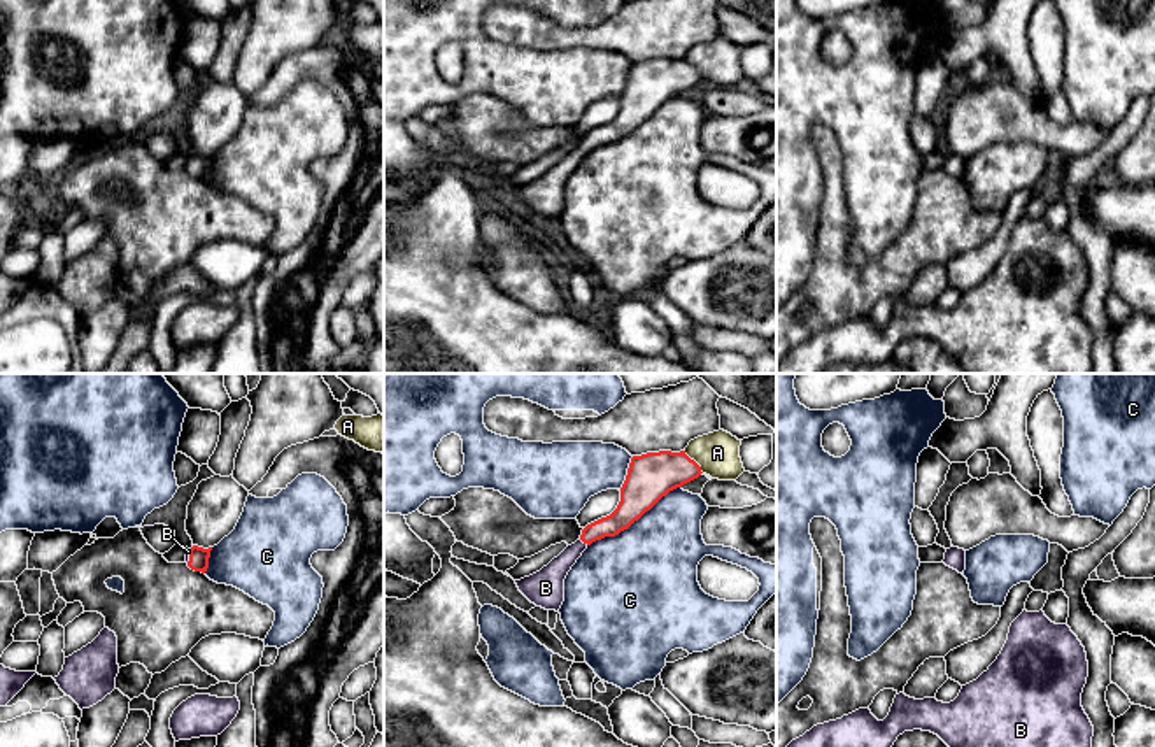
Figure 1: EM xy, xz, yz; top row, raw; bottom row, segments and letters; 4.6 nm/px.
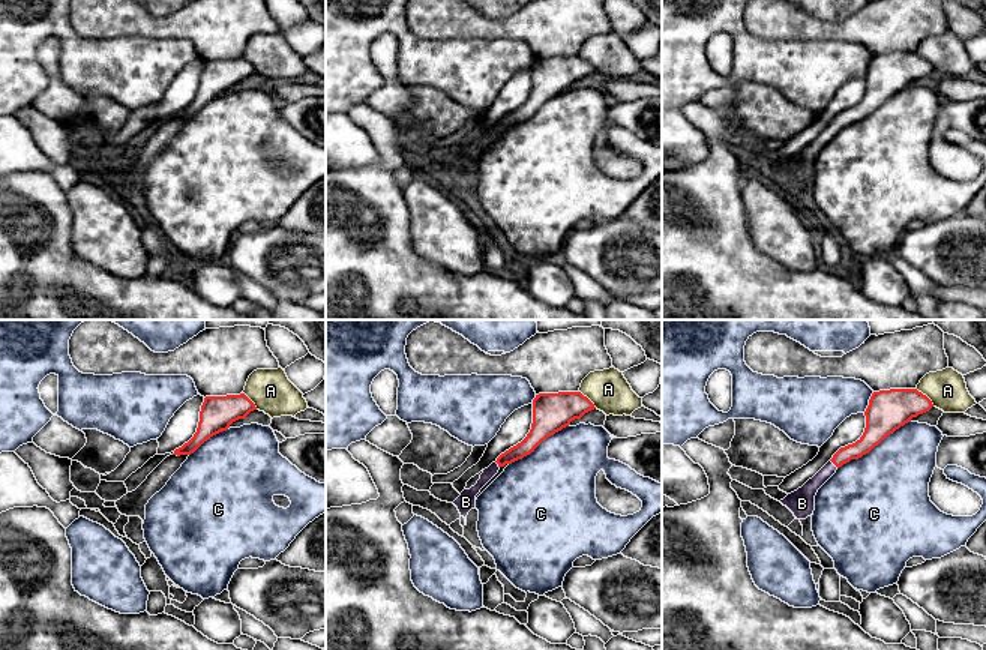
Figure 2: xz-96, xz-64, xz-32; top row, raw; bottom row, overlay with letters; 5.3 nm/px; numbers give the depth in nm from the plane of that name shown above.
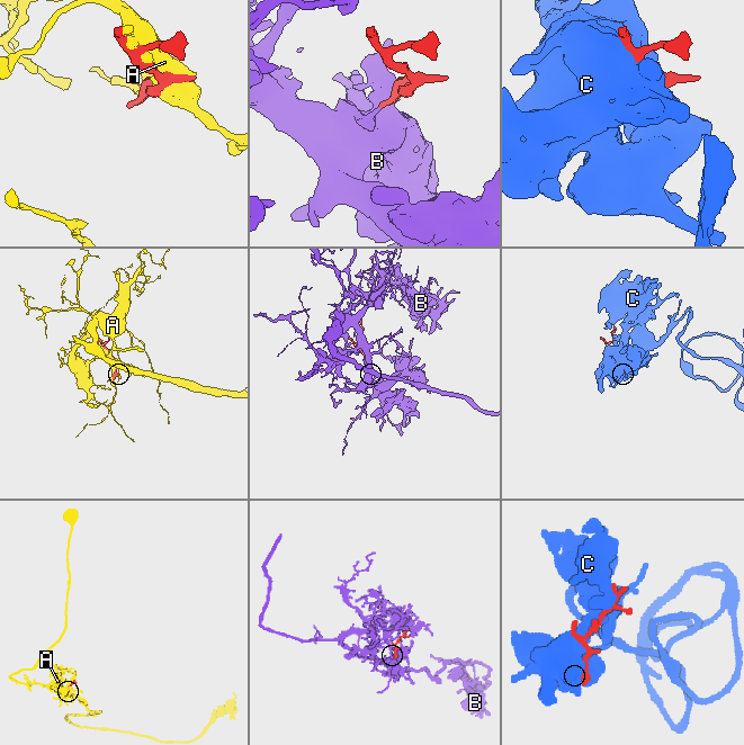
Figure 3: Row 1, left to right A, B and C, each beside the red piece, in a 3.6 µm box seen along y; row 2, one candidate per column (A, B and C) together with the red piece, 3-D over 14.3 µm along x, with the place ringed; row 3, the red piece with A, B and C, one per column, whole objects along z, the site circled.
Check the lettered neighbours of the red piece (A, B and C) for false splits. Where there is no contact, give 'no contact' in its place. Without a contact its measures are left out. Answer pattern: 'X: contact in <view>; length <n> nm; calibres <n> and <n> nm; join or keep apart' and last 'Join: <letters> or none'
A: contact in xz; length 140 nm; calibres 220 and 200 nm; keep apart
B: contact in xz; length 50 nm; calibres 120 and 140 nm; join
C: contact in xz; length 500 nm; calibres 220 and 460 nm; keep apart
Join: B

